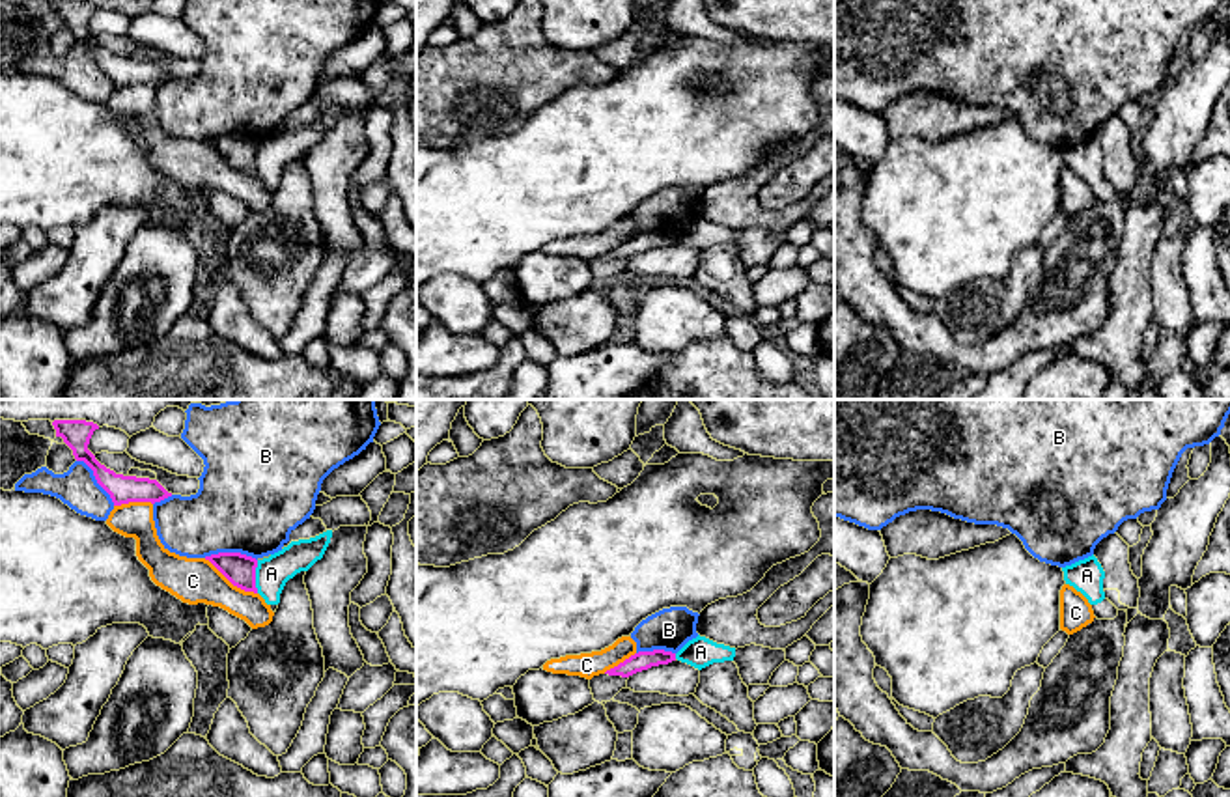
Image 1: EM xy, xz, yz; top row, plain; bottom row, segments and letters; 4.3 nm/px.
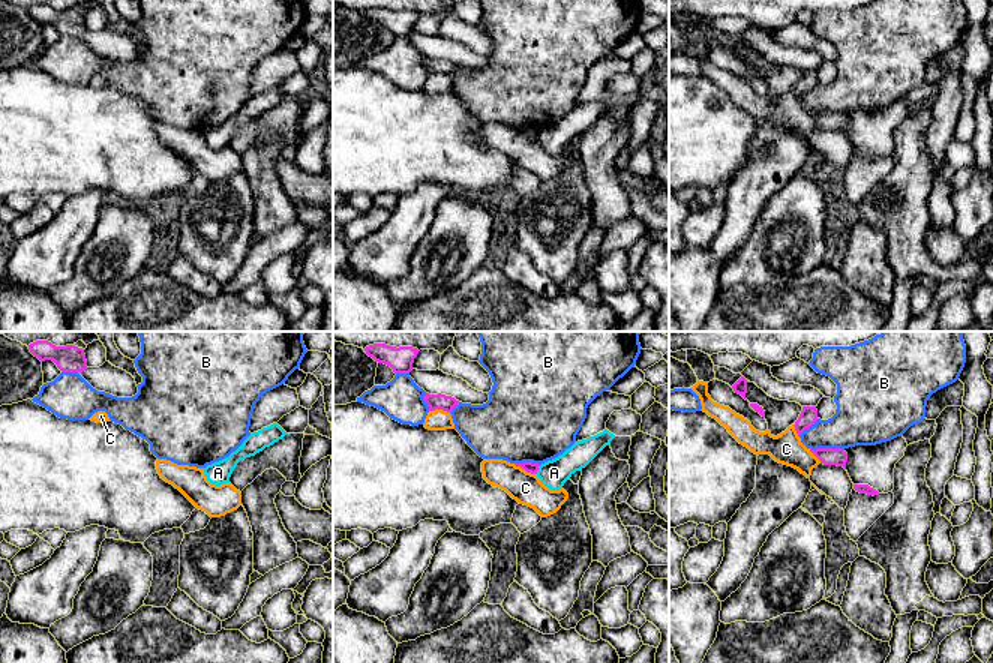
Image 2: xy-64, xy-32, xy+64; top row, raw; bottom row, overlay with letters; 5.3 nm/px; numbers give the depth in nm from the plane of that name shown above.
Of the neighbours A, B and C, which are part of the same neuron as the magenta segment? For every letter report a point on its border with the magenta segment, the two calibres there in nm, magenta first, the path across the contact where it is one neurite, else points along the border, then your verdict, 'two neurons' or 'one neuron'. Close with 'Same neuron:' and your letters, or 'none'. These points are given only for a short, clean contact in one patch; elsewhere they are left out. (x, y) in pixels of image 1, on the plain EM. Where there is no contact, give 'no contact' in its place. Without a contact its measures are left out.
A: xy (254, 159) | 140/140 nm | along xy (258, 142), (256, 174) | two neurons
B: xy (230, 135) | 140/440 nm | two neurons
C: xy (230, 163) | 140/200 nm | two neurons
Same neuron: none

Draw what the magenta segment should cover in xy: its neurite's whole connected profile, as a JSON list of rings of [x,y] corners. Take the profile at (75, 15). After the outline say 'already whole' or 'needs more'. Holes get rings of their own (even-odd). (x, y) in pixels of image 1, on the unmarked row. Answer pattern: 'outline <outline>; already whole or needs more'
outline [[[54,2],[56,19],[73,32],[77,43],[84,43],[97,62],[97,65],[110,77],[114,88],[129,84],[161,84],[172,75],[168,75],[157,62],[136,60],[116,56],[114,52],[101,47],[95,37],[88,32],[90,21],[97,6],[86,2]]]; already whole

